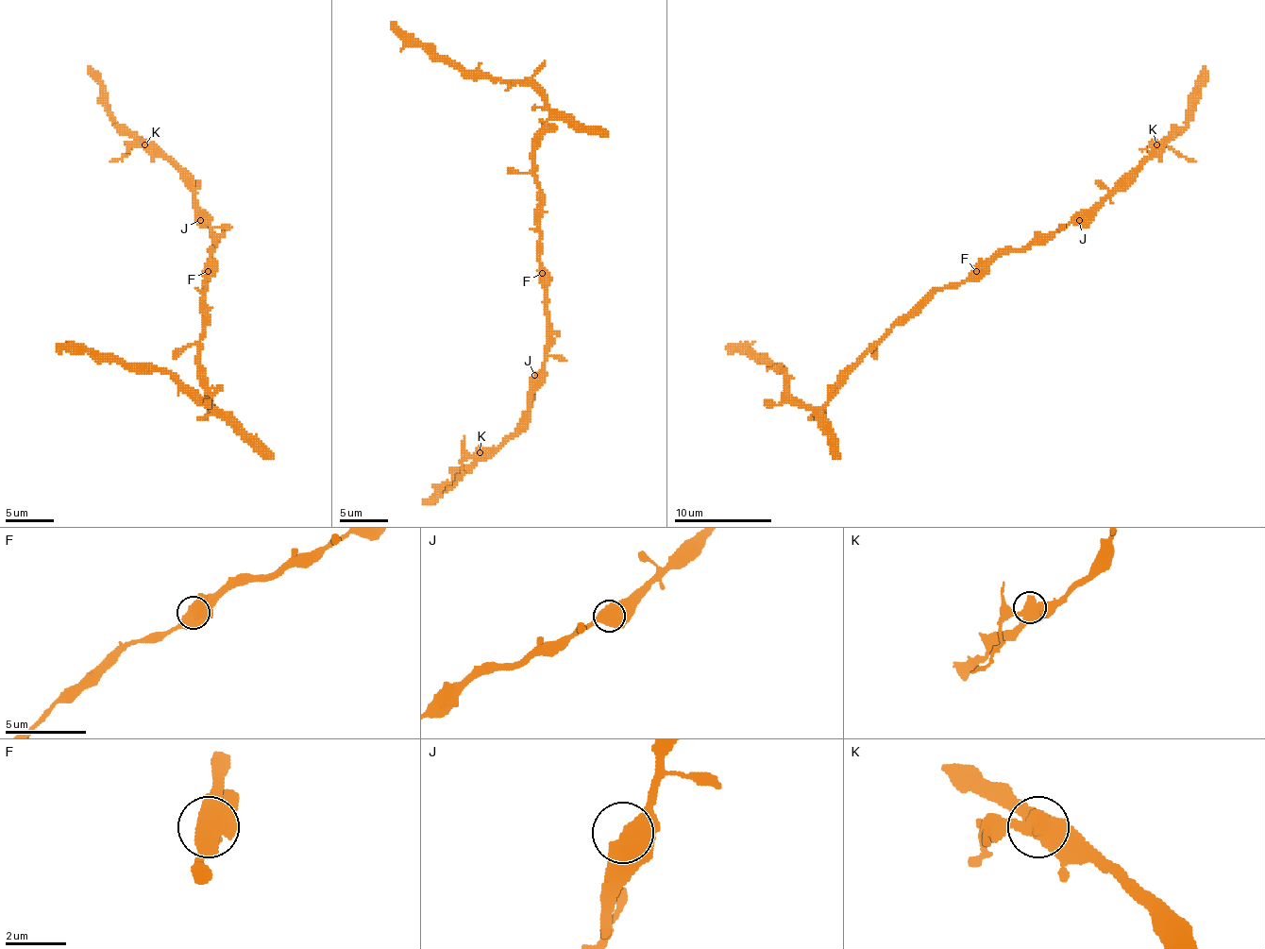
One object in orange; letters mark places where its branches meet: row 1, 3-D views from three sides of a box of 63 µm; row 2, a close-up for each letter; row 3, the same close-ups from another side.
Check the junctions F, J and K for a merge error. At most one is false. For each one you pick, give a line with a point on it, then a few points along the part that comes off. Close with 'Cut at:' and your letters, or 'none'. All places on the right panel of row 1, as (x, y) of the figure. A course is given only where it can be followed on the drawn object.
K: at (1156, 144); foreign part runs (1156, 144), (1164, 144), (1195, 161)
Cut at: K

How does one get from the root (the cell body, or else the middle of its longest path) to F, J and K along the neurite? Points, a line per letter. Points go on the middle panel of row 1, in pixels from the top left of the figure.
F: (540, 245), (542, 273)
J: (540, 245), (540, 280), (547, 307), (547, 358), (534, 375)
K: (540, 245), (540, 280), (547, 307), (545, 380), (532, 395), (530, 412), (520, 426), (500, 446), (479, 453)

